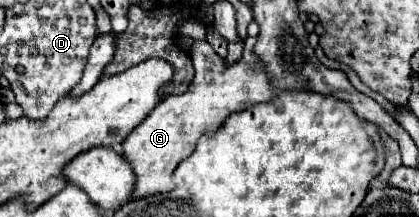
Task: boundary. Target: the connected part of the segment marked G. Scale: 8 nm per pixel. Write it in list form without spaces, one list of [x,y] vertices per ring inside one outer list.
[[[254,37],[244,39],[244,55],[230,67],[224,67],[224,59],[206,41],[194,41],[190,57],[194,61],[196,77],[184,95],[172,95],[160,101],[154,111],[126,137],[122,143],[122,155],[130,161],[136,183],[130,199],[142,199],[156,193],[168,193],[174,189],[172,173],[180,161],[184,161],[192,151],[202,133],[214,131],[220,123],[234,111],[244,111],[250,105],[266,103],[276,97],[262,63],[254,55]]]

